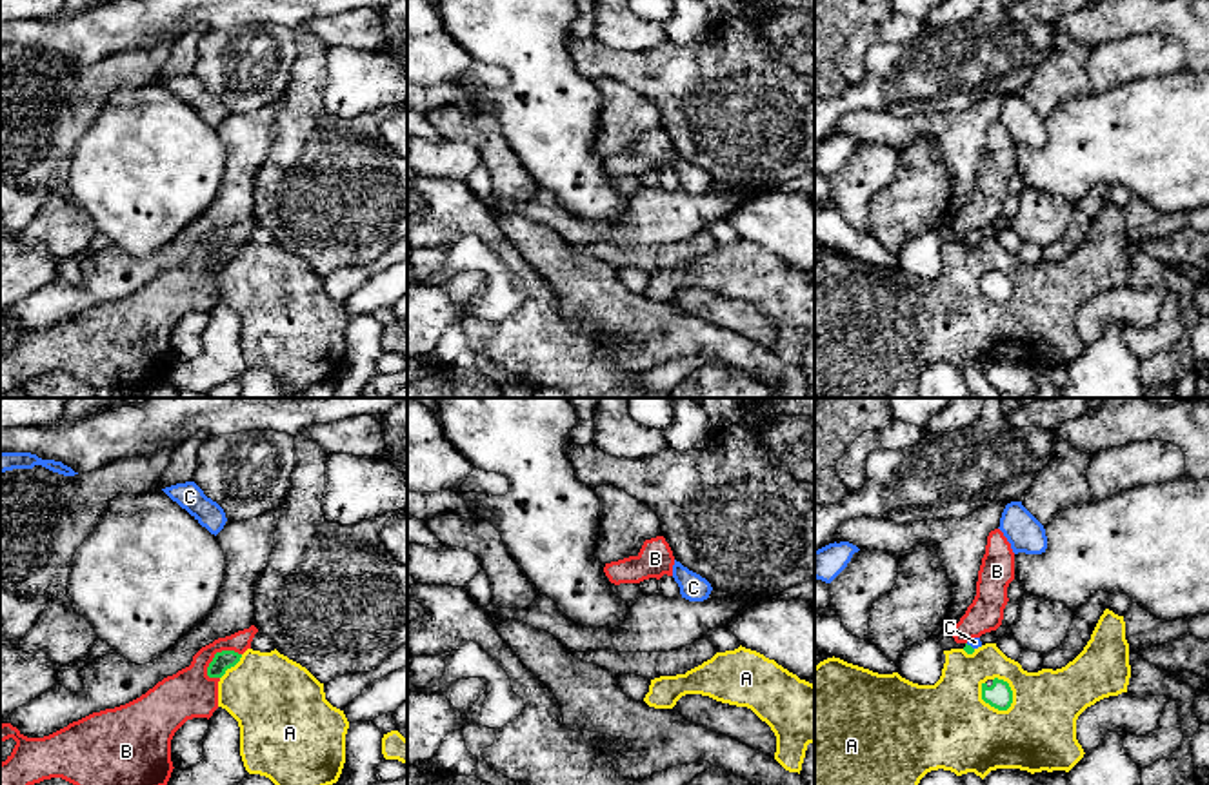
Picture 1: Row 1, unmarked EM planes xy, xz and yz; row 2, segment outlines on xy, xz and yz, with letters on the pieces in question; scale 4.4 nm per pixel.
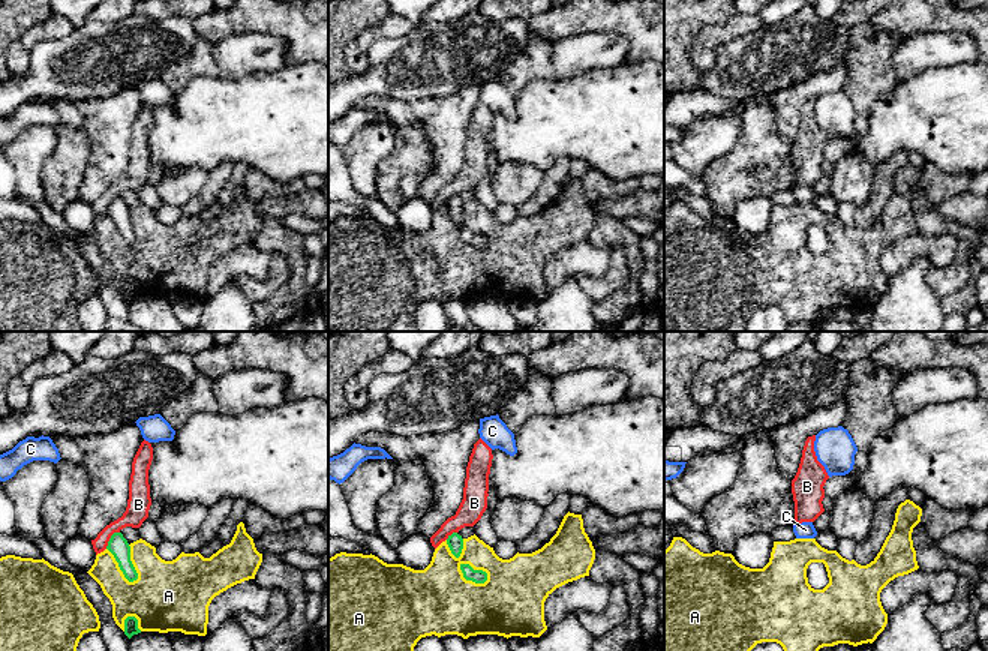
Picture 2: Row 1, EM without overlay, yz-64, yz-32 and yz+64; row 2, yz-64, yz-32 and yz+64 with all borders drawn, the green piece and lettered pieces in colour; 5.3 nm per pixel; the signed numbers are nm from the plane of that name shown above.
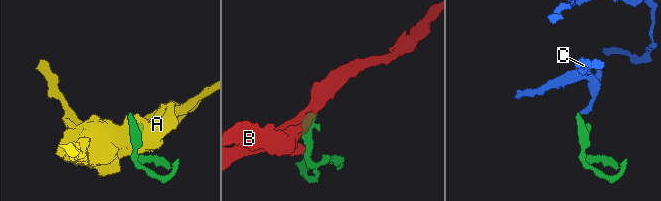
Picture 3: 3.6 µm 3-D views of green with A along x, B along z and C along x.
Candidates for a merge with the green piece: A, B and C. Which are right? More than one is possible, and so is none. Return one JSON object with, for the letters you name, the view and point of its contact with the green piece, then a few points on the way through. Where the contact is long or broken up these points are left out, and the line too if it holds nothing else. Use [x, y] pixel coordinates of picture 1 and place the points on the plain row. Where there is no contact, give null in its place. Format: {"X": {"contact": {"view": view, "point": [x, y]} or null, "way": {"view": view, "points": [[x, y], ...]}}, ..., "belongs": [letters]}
{"C": {"contact": {"view": "yz", "point": [969, 238]}, "way": {"view": "yz", "points": [[968, 242], [969, 238], [975, 235]]}}, "belongs": ["C"]}

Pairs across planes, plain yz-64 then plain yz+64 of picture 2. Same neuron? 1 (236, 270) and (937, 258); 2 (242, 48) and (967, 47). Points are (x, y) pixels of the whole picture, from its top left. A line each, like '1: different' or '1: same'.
1: same
2: same

